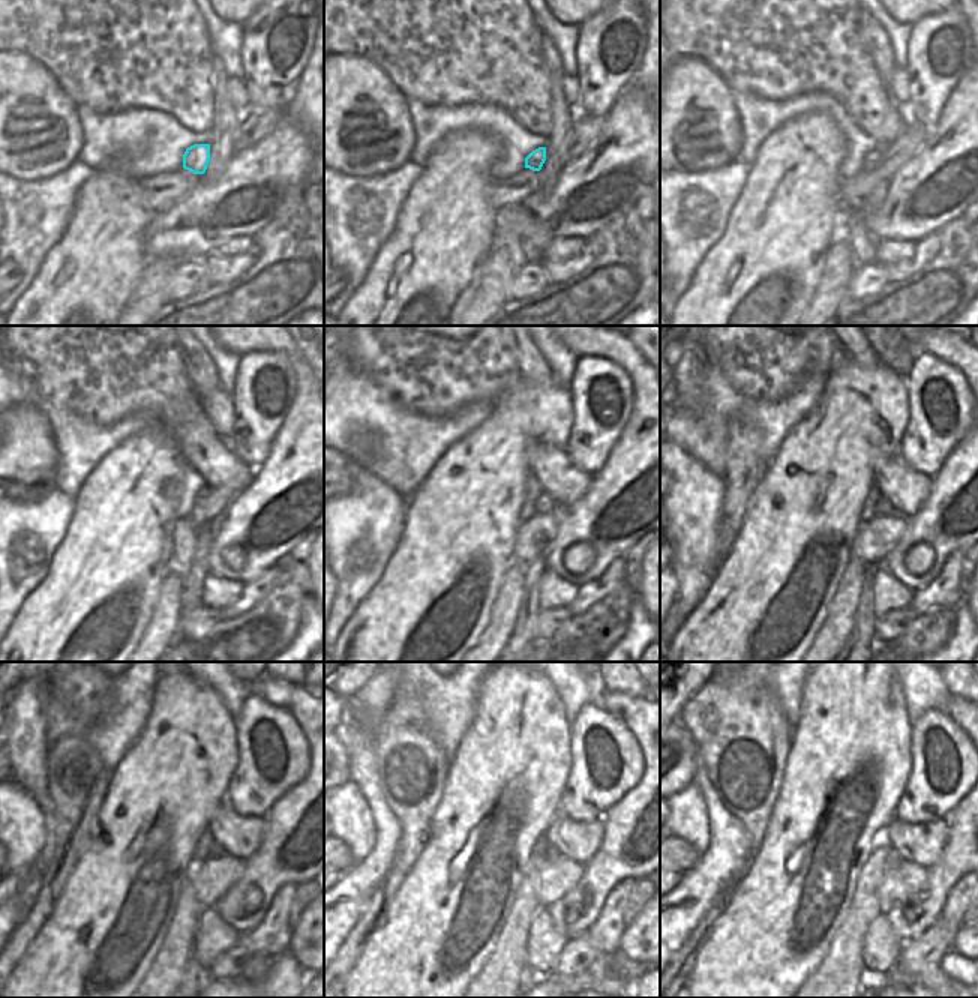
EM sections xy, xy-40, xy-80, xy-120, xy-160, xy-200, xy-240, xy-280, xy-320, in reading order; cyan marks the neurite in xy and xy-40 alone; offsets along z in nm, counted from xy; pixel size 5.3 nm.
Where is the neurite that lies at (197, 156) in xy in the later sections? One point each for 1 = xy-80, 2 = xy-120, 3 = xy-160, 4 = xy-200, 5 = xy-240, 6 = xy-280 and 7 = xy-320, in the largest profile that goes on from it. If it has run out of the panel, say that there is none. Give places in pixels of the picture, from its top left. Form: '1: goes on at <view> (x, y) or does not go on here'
1: goes on at xy-80 (872, 161)
2: goes on at xy-120 (201, 500)
3: goes on at xy-160 (545, 505)
4: goes on at xy-200 (882, 506)
5: goes on at xy-240 (215, 850)
6: goes on at xy-280 (552, 856)
7: goes on at xy-320 (890, 860)

